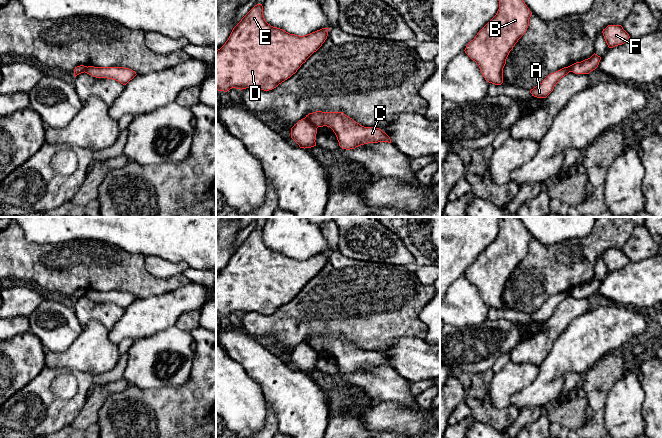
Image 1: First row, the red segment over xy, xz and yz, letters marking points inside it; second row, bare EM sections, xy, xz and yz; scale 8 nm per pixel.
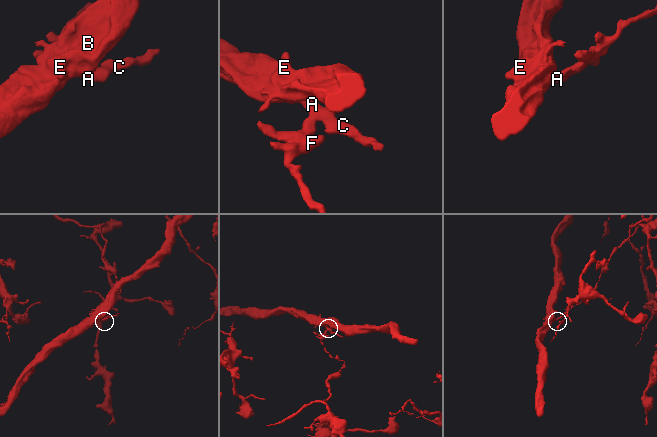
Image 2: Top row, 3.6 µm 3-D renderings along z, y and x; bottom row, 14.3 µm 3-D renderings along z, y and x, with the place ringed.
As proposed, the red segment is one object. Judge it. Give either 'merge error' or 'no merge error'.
merge error

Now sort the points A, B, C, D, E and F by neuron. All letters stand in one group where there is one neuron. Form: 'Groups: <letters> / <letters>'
Groups: A B C D E / F

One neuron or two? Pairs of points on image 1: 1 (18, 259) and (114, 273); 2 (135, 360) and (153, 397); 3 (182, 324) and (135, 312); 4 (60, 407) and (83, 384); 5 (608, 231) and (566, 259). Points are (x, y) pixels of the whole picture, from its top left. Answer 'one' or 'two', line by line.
1: one
2: two
3: two
4: one
5: one

